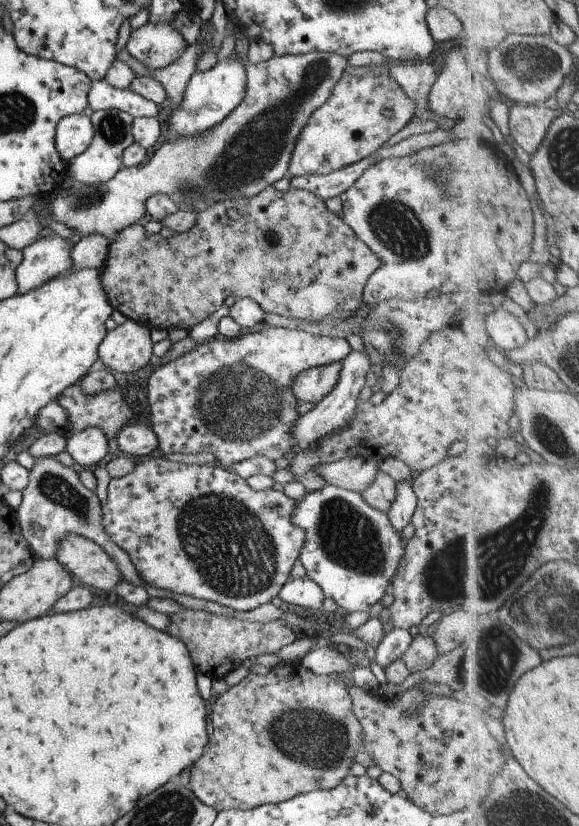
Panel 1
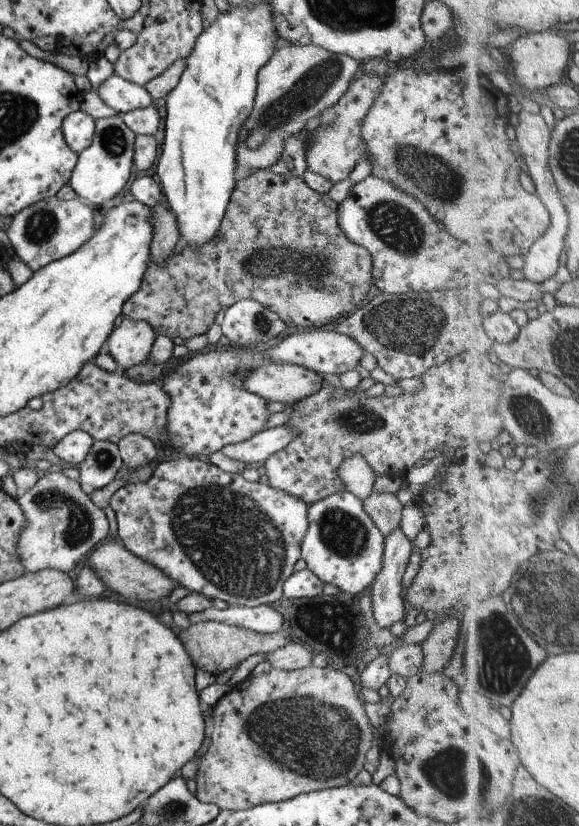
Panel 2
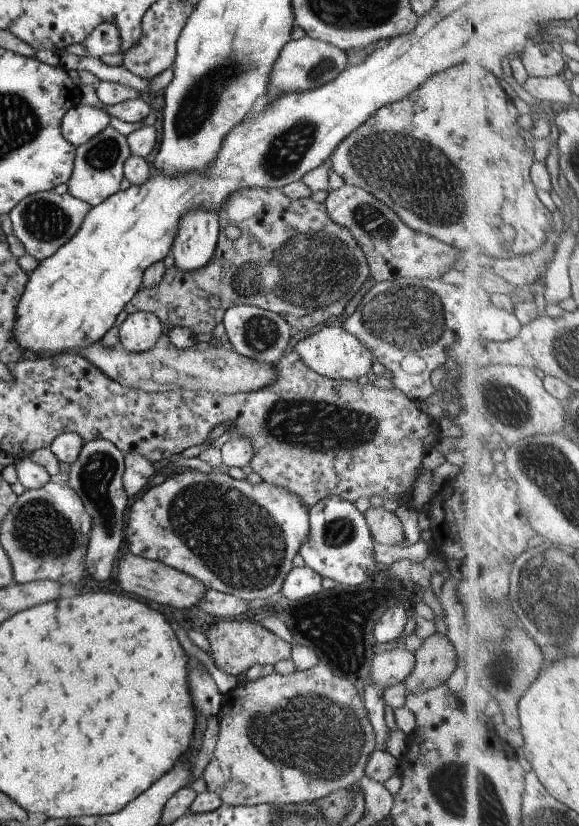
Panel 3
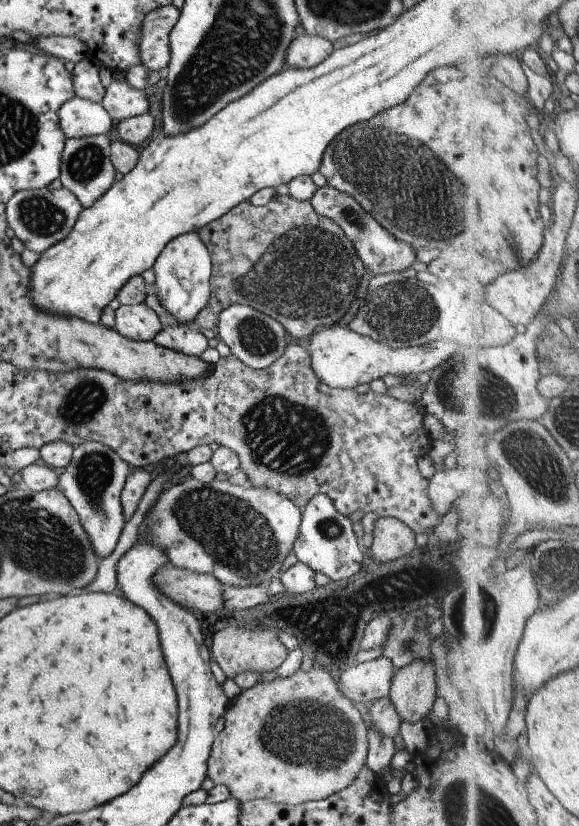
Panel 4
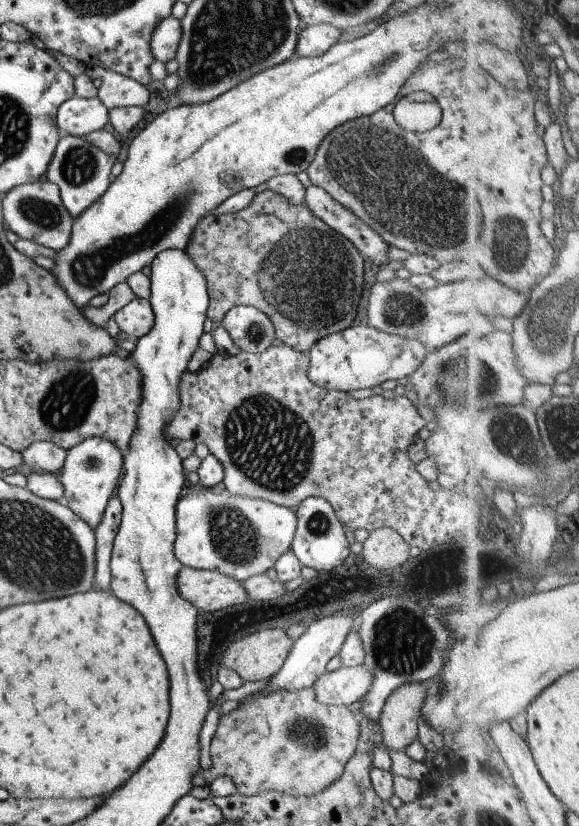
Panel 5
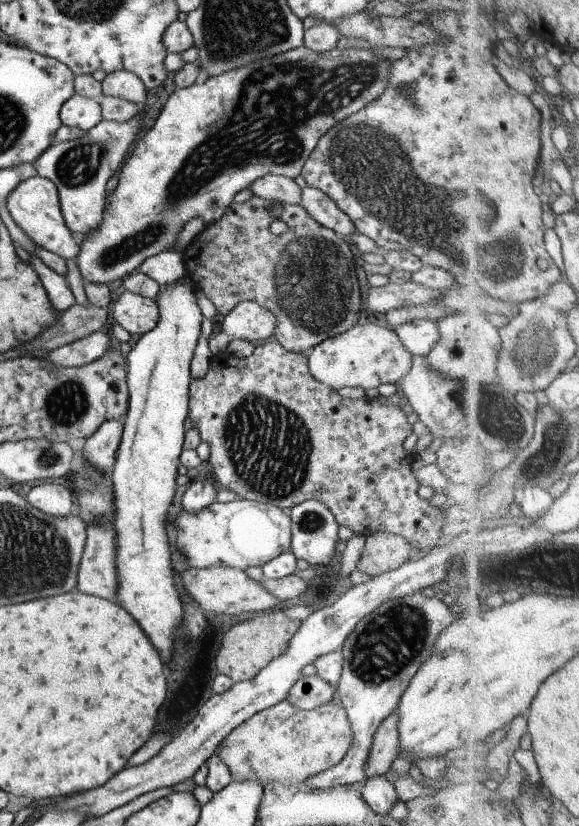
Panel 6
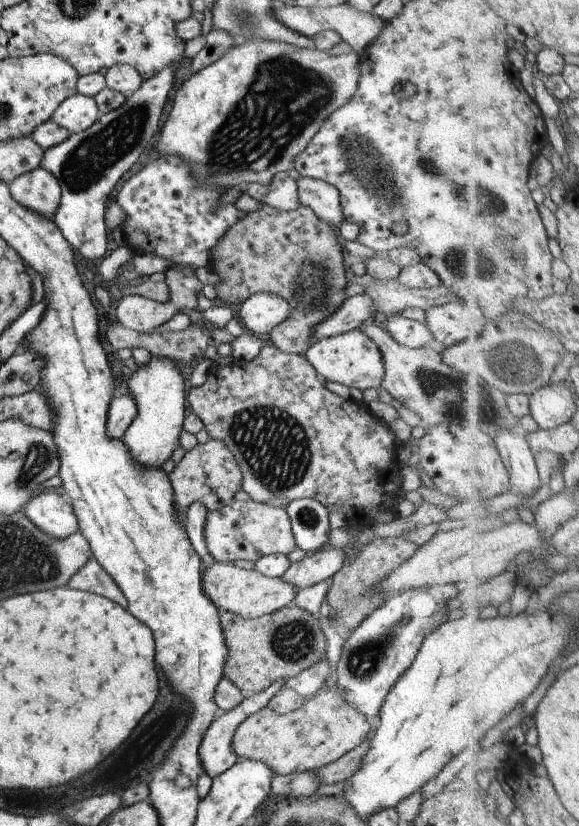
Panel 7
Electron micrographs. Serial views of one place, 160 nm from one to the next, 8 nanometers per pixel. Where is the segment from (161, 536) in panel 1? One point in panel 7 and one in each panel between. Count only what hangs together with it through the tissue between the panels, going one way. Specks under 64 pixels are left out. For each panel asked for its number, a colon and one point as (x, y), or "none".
2: (212, 532)
3: (237, 538)
4: (240, 535)
5: (240, 537)
6: (240, 534)
7: (242, 530)

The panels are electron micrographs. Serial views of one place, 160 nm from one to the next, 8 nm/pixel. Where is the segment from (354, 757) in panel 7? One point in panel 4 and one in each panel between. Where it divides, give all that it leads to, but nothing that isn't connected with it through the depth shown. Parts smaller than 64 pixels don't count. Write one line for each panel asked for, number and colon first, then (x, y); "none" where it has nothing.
4: (413, 689)
5: (398, 718)
6: (384, 748)

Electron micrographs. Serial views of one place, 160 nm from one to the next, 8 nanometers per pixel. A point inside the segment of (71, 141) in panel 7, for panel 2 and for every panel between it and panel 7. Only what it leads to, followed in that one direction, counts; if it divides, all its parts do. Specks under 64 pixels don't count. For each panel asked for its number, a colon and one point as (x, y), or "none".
2: (101, 170)
3: (97, 170)
4: (86, 171)
5: (80, 170)
6: (79, 169)

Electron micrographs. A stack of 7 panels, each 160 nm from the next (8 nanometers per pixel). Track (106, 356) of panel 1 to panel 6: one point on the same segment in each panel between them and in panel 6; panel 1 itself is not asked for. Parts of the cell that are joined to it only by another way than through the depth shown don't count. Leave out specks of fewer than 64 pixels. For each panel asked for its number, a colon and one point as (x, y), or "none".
2: (129, 344)
3: (139, 331)
4: (138, 322)
5: (136, 318)
6: (135, 314)

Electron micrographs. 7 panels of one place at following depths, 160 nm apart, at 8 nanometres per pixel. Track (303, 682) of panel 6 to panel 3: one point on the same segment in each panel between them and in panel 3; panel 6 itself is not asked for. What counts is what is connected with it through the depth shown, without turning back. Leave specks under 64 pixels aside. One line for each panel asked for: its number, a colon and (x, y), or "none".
3: (390, 666)
4: (367, 681)
5: (345, 685)

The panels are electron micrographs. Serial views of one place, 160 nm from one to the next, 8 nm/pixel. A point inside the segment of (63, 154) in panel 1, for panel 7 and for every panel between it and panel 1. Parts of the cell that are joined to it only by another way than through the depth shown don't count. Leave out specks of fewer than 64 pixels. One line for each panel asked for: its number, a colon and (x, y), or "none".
2: (77, 128)
3: (81, 122)
4: (77, 117)
5: (77, 117)
6: (78, 112)
7: (75, 113)

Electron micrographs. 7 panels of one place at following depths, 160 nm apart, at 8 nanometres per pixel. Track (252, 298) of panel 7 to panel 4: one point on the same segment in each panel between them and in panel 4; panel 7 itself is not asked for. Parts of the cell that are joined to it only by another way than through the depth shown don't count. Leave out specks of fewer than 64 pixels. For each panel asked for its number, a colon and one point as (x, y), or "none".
4: (256, 339)
5: (251, 331)
6: (250, 321)

